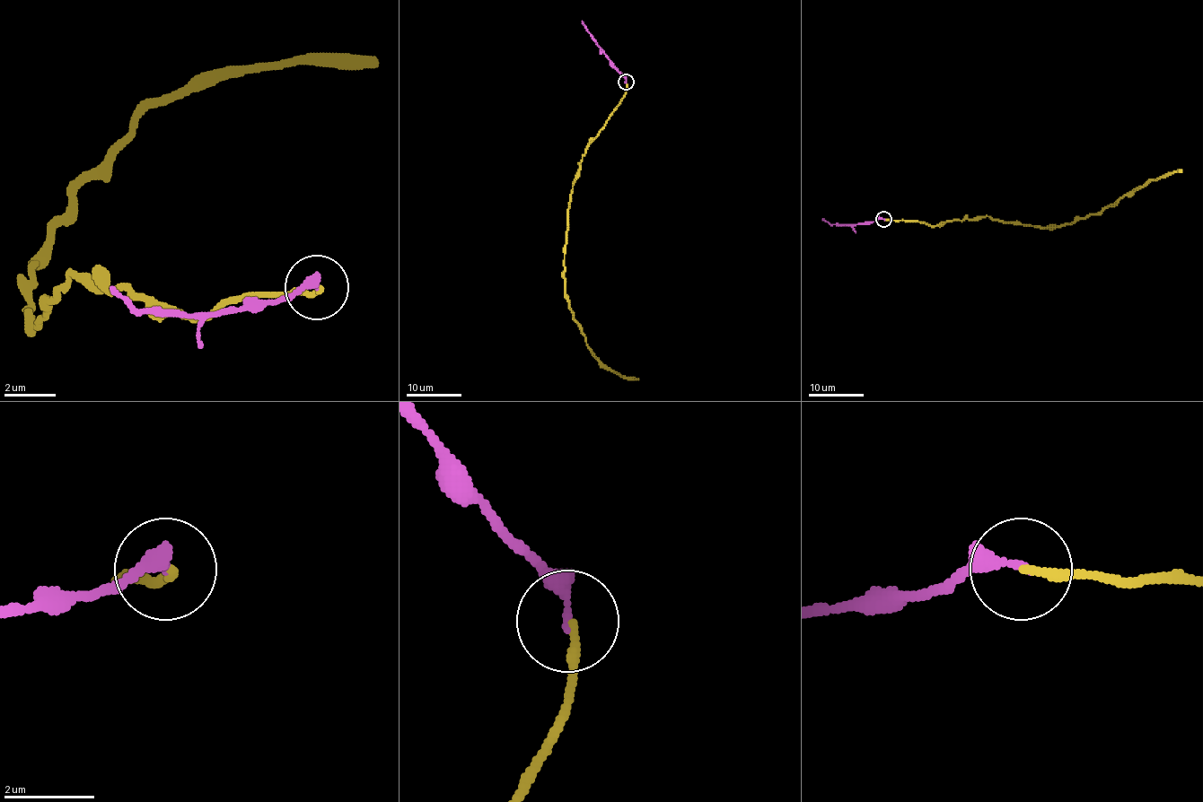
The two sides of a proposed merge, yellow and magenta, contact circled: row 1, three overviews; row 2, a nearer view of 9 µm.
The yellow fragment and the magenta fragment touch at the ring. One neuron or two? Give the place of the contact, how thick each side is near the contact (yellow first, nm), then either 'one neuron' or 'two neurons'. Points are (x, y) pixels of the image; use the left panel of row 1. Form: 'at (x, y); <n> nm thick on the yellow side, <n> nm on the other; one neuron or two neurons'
at (317, 287); 180 nm thick on the yellow side, 280 nm on the other; two neurons

